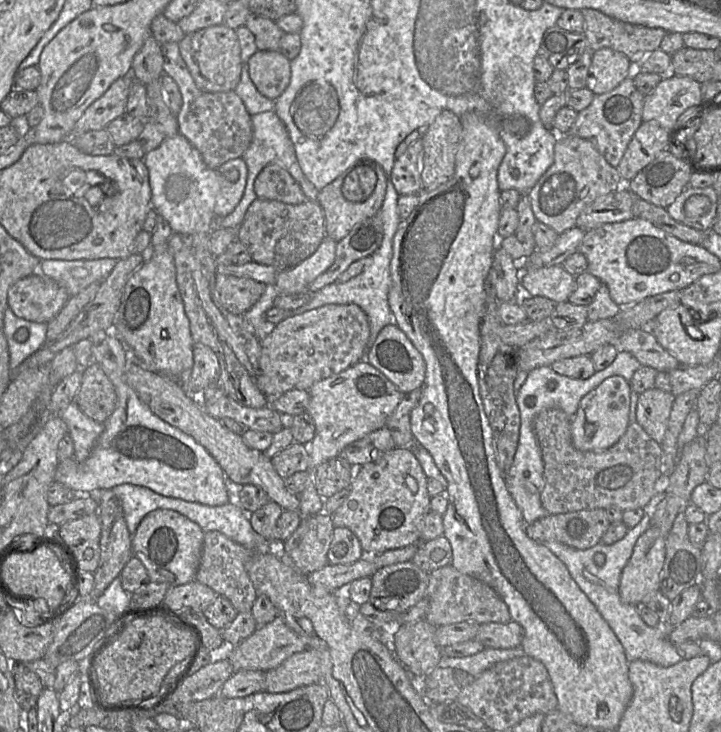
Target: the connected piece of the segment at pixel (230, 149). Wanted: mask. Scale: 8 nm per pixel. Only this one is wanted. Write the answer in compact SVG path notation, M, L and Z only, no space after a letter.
M167 42L161 45L163 74L170 76L178 85L183 104L176 119L178 131L201 154L206 165L218 170L229 160L241 158L253 138L251 115L235 91L205 92L197 87L180 51L179 43Z

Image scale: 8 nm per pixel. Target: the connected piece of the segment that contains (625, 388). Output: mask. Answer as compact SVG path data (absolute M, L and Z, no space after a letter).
M622 376L604 379L580 401L578 410L571 419L571 436L579 451L598 451L613 446L625 433L629 421L631 385Z

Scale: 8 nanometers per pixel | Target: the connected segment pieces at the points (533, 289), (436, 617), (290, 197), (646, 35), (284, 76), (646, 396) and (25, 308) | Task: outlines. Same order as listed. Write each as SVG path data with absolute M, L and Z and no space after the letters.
M562 265L524 268L520 288L524 294L546 297L559 304L567 301L575 290L575 278Z
M451 564L429 573L425 597L429 604L425 620L436 627L458 622L483 624L511 621L508 606L493 588L472 576L459 572Z
M276 164L267 165L254 182L258 199L280 201L285 204L301 204L307 200L299 183L291 174Z
M585 8L584 36L592 51L610 48L623 53L633 64L639 64L648 54L660 49L667 31L634 25L609 17L602 12Z
M257 50L247 65L257 90L269 99L280 97L290 83L291 61L279 51Z
M656 387L638 396L636 422L659 444L665 437L674 398L671 392Z
M40 272L16 281L8 290L7 303L13 313L28 321L48 324L54 319L69 300L67 290Z

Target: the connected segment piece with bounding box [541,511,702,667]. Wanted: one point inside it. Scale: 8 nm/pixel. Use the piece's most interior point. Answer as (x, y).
(600, 584)

